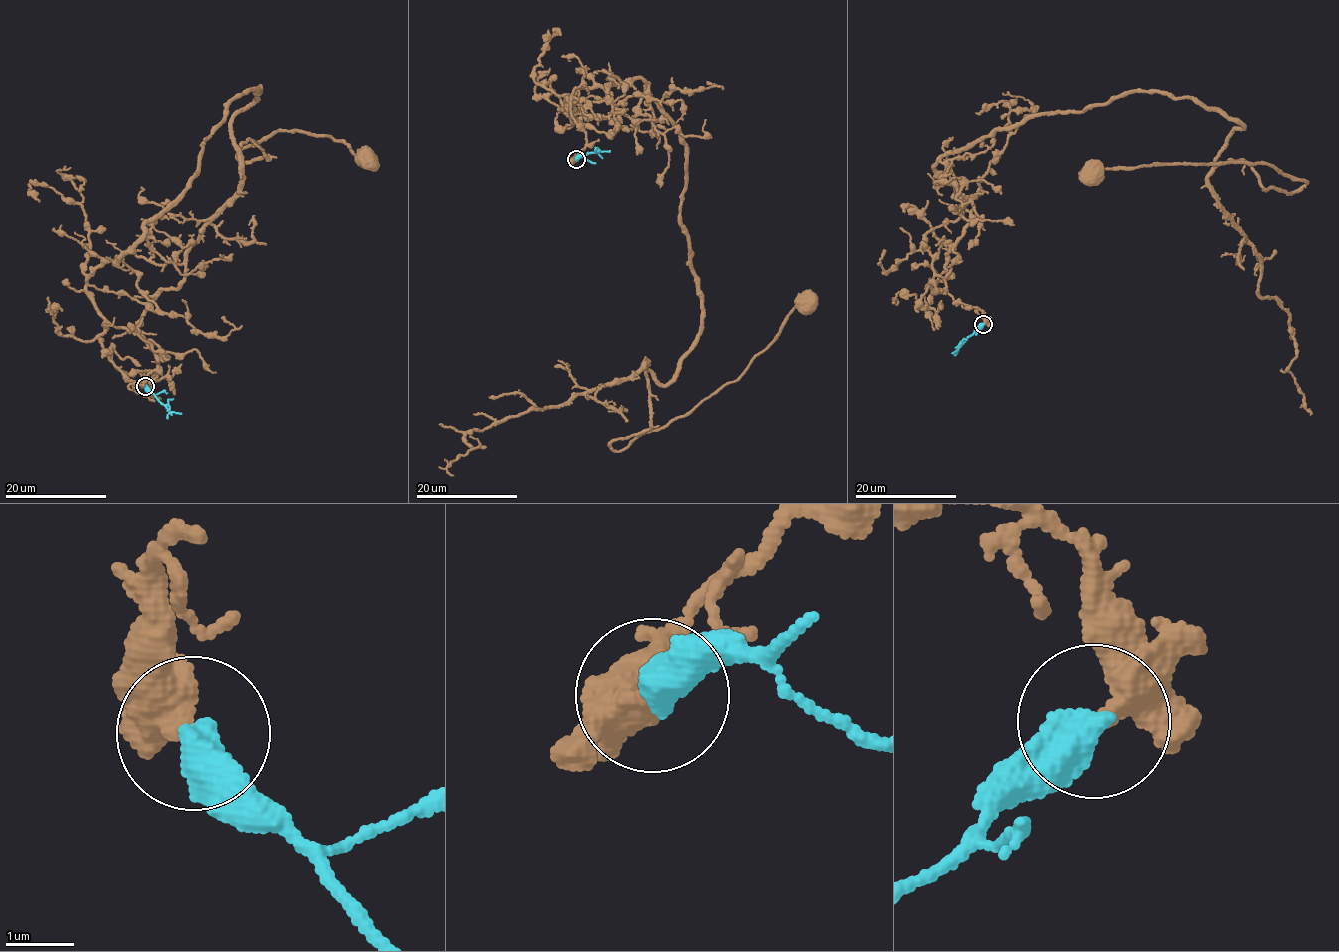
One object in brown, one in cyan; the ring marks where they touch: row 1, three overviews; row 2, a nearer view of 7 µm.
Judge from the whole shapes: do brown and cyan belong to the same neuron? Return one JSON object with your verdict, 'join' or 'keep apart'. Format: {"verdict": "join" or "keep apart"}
{"verdict": "keep apart"}

